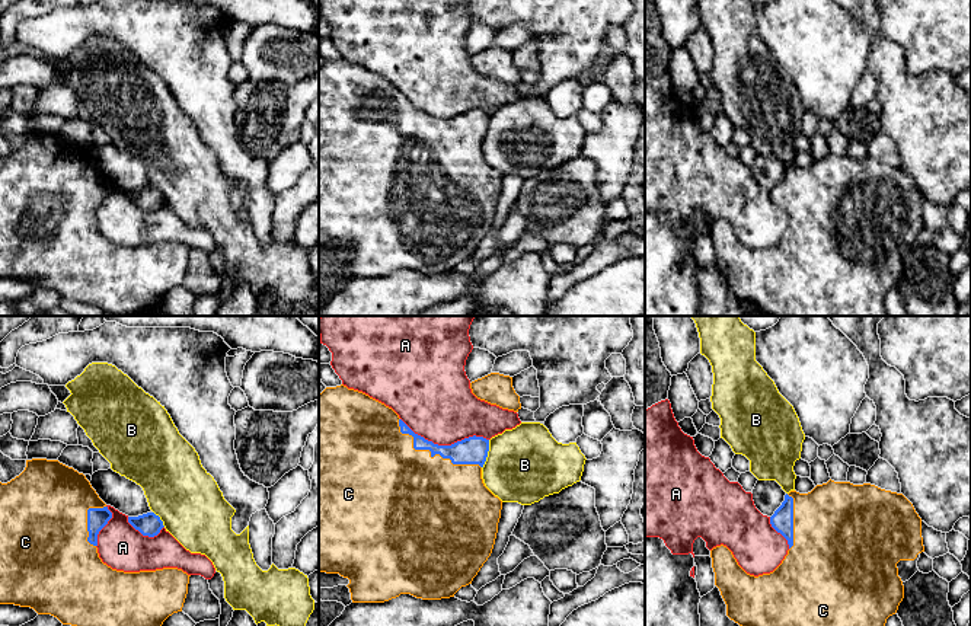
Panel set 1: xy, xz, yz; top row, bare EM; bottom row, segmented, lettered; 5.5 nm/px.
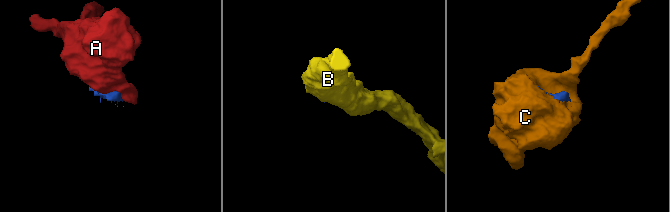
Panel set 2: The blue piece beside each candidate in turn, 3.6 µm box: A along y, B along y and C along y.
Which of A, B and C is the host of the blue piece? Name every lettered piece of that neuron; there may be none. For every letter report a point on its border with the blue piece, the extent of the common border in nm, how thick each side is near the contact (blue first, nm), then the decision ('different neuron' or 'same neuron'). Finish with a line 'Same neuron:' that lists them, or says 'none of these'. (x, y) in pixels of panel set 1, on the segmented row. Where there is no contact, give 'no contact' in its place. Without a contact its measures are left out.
A: xz (444, 446) | 500 nm | 160/400 nm | different neuron
B: xz (486, 454) | 170 nm | 160/420 nm | different neuron
C: xz (431, 453) | 550 nm | 160/480 nm | same neuron
Same neuron: C

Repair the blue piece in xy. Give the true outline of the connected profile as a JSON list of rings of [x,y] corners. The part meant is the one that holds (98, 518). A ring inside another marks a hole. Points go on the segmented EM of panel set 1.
[[[32,459],[26,460],[25,470],[7,483],[0,482],[0,604],[15,604],[31,607],[38,614],[51,614],[63,625],[71,626],[162,626],[173,613],[182,611],[189,577],[178,568],[163,568],[156,571],[124,572],[116,571],[102,562],[98,553],[98,534],[112,518],[112,512],[99,498],[96,491],[83,473],[68,467],[58,460]]]

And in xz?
[[[341,384],[326,387],[319,395],[319,572],[339,574],[349,579],[346,585],[352,603],[384,603],[400,594],[411,594],[422,600],[441,600],[454,594],[477,575],[492,553],[502,501],[483,483],[482,467],[489,451],[489,440],[469,437],[451,445],[438,445],[415,434],[399,415],[384,403],[368,395]]]

